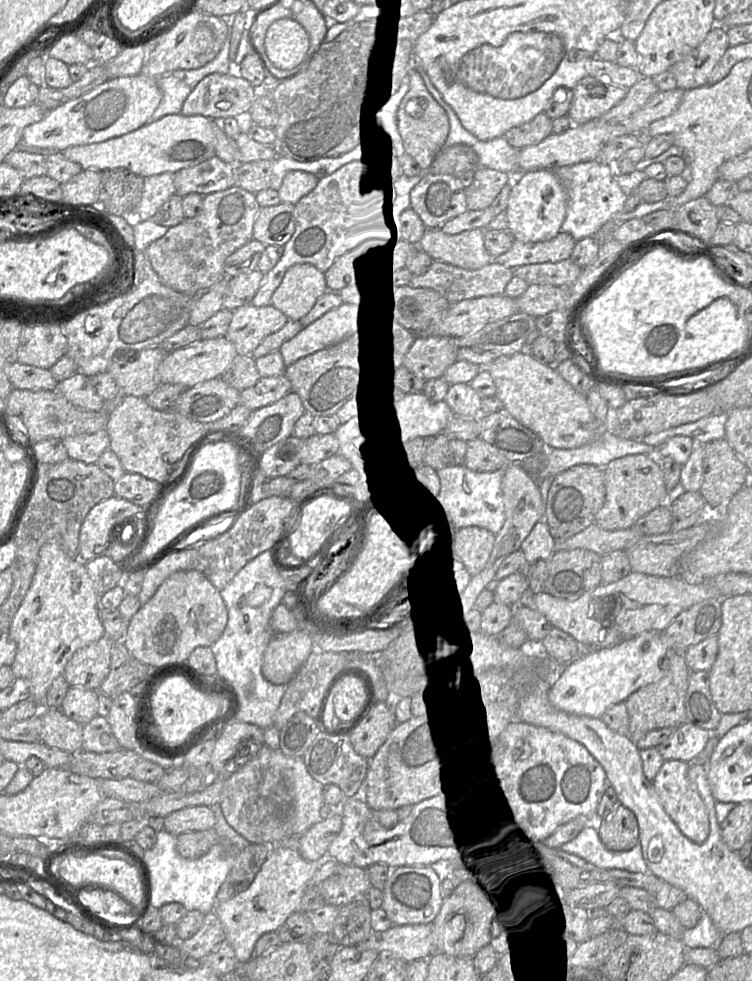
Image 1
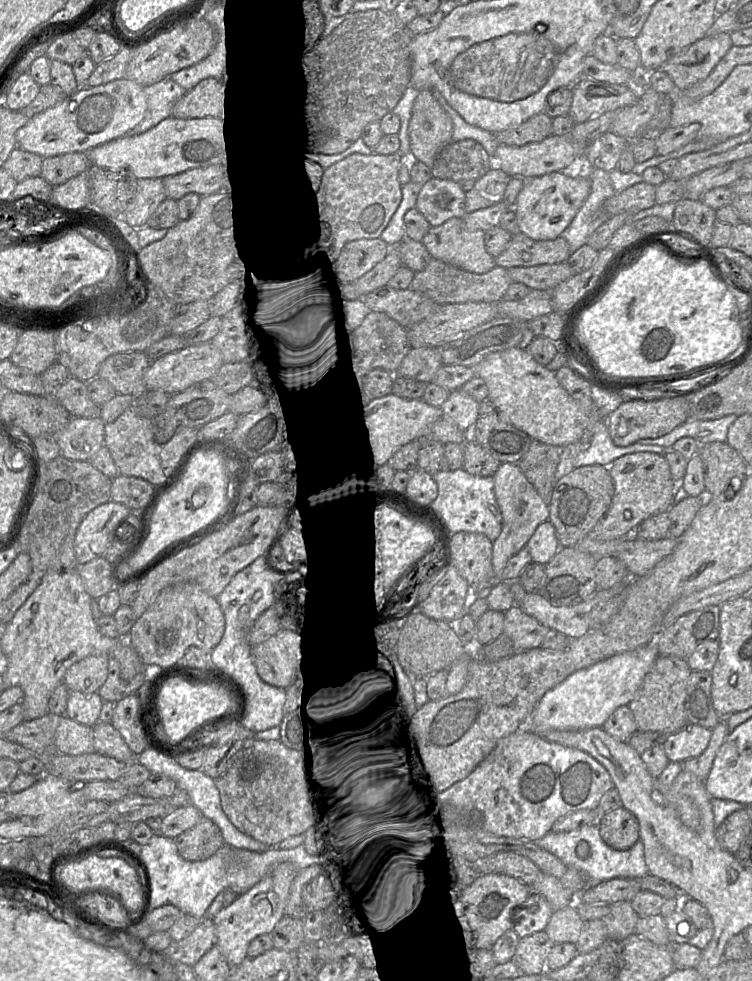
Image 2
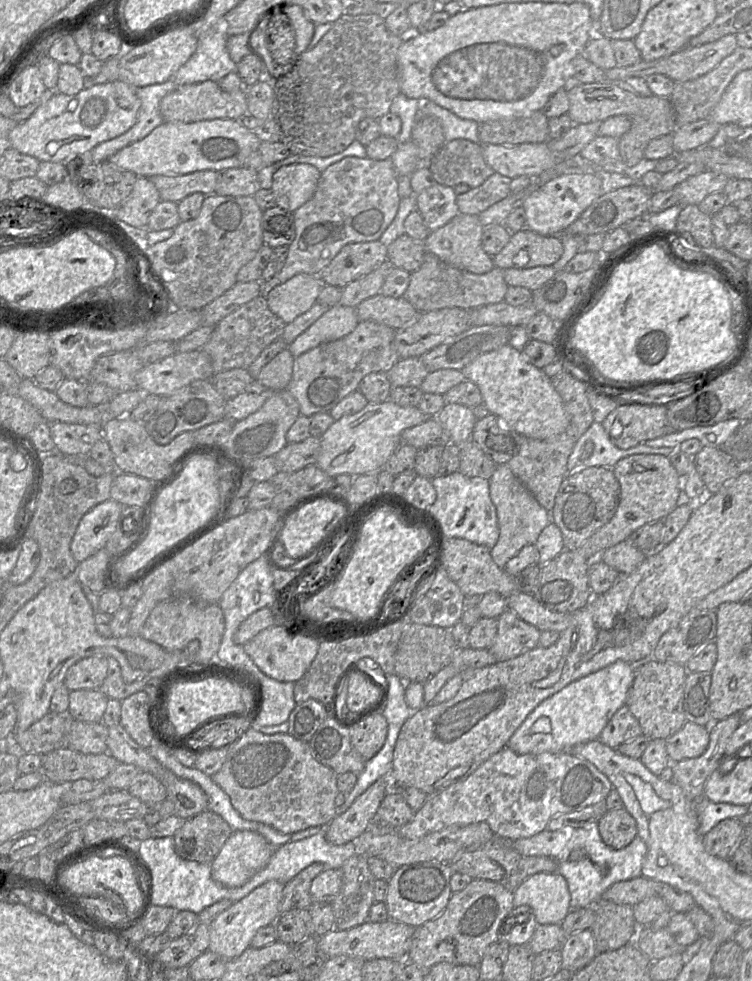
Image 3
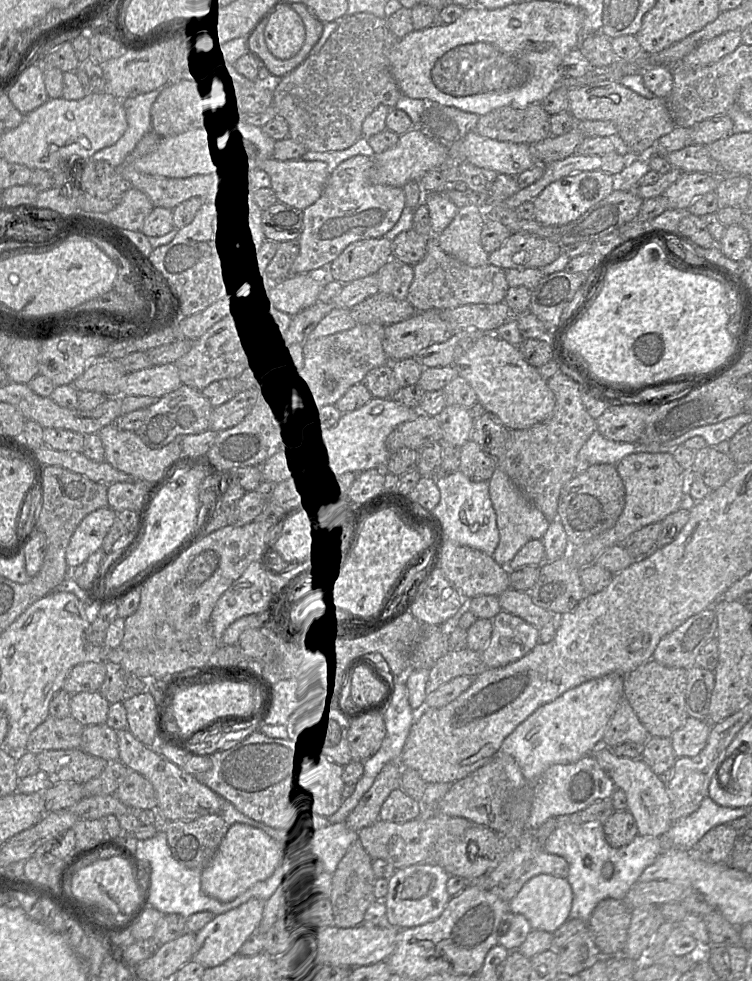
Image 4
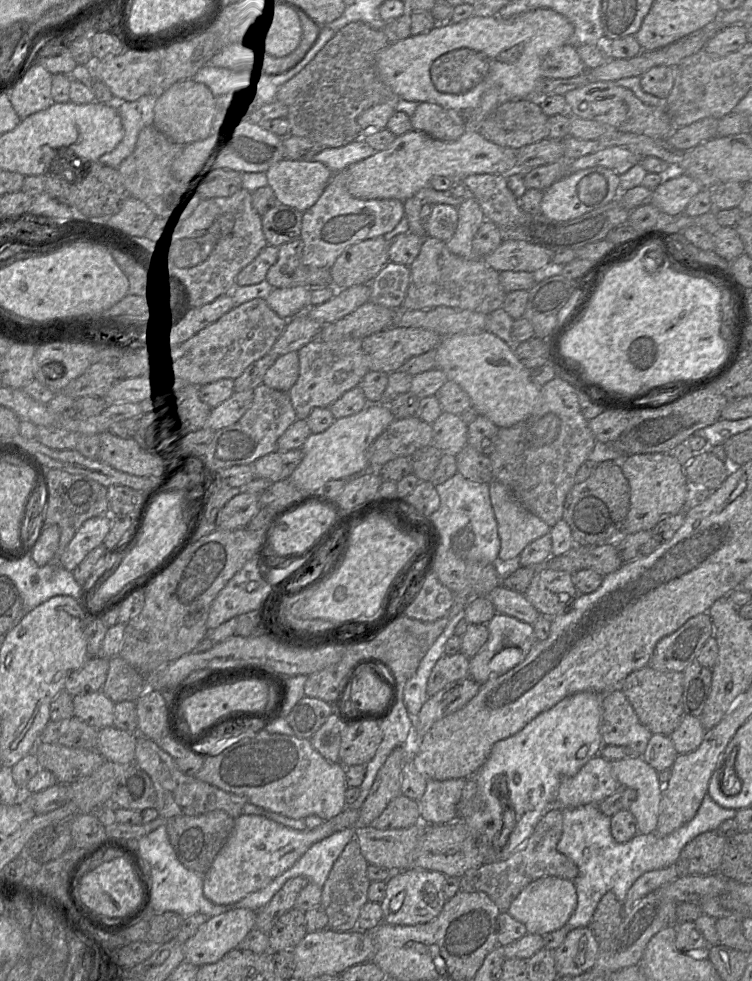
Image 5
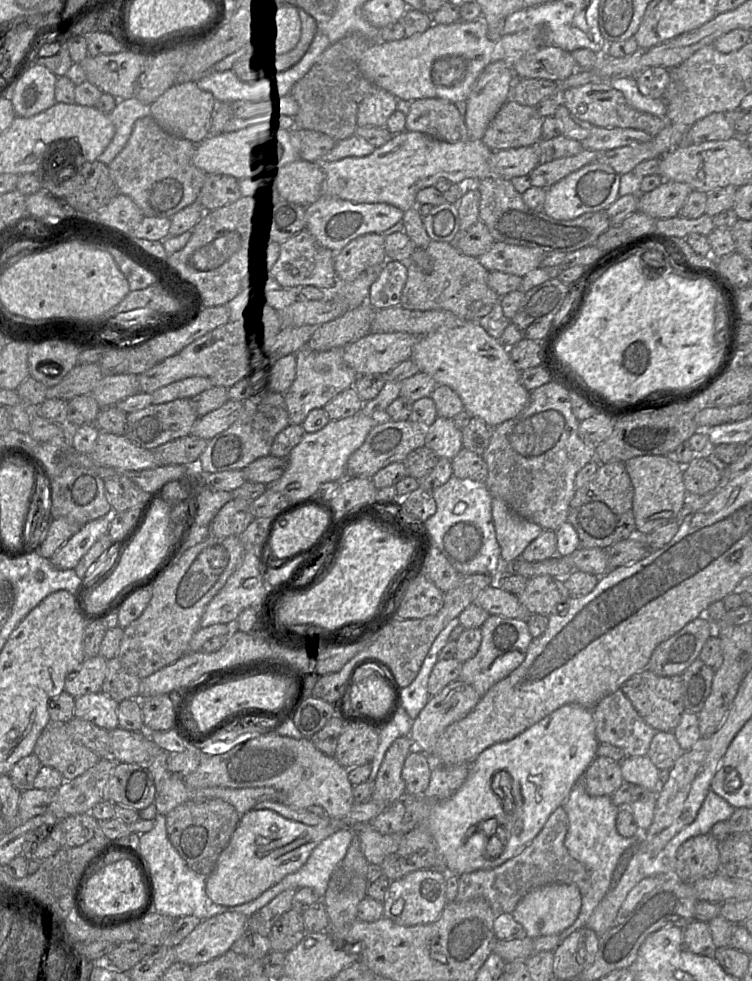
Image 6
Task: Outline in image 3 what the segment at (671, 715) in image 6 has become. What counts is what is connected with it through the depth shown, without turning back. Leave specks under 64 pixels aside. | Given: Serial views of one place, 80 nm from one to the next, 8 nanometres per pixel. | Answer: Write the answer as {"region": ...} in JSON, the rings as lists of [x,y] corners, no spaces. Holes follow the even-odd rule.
{"region":[[[653,658],[635,665],[634,681],[628,691],[626,705],[638,720],[643,735],[650,739],[664,739],[673,735],[685,723],[682,696],[688,671],[684,665],[660,662]]]}

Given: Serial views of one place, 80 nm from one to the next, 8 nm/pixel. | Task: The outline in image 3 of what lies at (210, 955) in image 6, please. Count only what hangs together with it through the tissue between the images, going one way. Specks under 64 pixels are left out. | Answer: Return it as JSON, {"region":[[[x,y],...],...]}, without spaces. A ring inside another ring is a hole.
{"region":[[[275,880],[268,881],[221,912],[209,925],[208,950],[226,961],[240,956],[250,947],[251,940],[260,928],[273,925],[280,917],[279,906],[284,885]]]}

